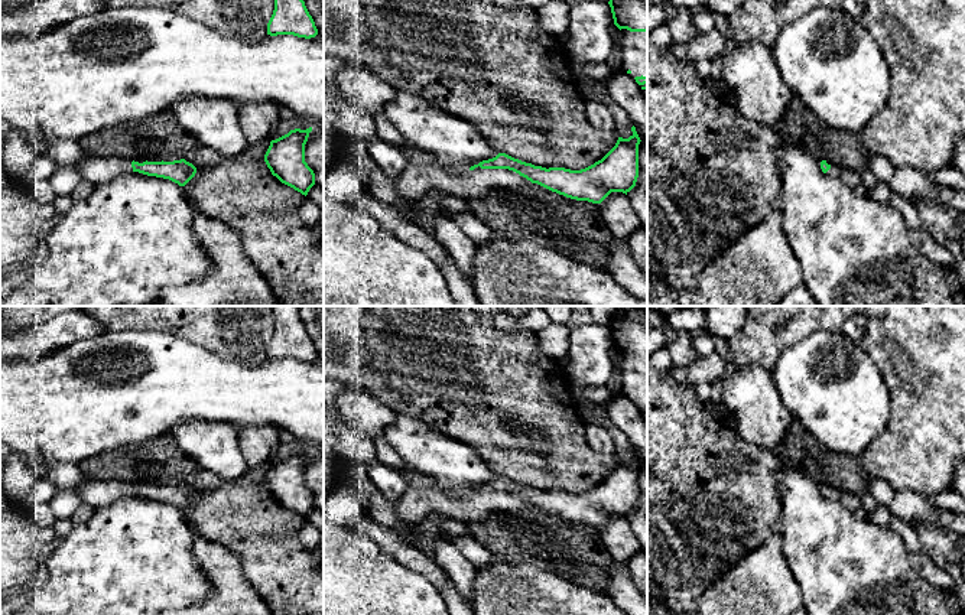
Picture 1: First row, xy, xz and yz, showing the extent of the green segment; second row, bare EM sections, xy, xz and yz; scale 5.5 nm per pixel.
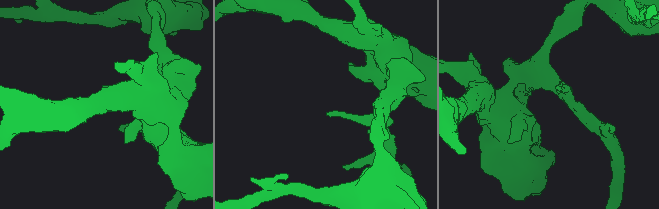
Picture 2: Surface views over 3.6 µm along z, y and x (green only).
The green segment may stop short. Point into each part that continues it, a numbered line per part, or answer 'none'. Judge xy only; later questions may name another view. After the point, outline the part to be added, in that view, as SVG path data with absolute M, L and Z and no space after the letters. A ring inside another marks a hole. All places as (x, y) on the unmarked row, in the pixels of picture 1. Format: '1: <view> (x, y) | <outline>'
1: xy (94, 493) | M87 478L75 491L82 504L95 510L110 505L121 497L133 495L131 485L114 479L100 481Z

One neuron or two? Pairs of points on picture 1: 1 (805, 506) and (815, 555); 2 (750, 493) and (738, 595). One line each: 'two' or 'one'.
1: one
2: two

